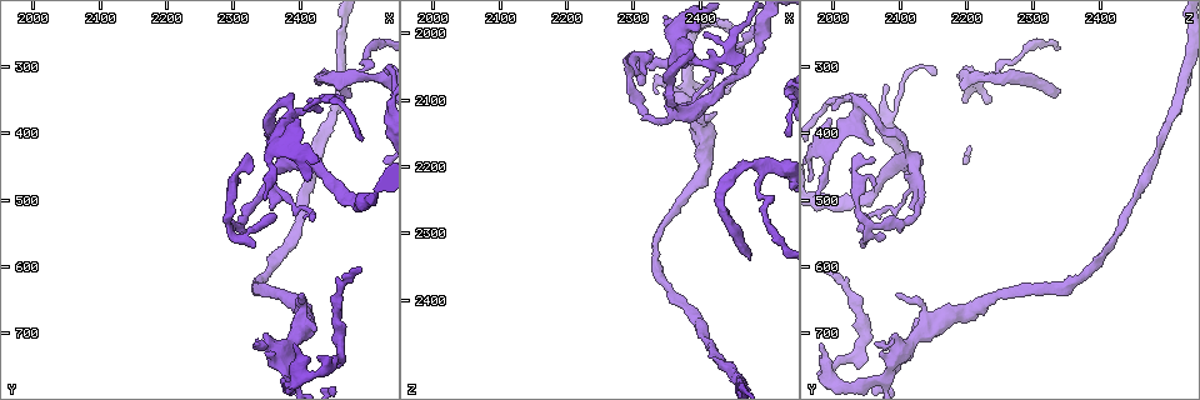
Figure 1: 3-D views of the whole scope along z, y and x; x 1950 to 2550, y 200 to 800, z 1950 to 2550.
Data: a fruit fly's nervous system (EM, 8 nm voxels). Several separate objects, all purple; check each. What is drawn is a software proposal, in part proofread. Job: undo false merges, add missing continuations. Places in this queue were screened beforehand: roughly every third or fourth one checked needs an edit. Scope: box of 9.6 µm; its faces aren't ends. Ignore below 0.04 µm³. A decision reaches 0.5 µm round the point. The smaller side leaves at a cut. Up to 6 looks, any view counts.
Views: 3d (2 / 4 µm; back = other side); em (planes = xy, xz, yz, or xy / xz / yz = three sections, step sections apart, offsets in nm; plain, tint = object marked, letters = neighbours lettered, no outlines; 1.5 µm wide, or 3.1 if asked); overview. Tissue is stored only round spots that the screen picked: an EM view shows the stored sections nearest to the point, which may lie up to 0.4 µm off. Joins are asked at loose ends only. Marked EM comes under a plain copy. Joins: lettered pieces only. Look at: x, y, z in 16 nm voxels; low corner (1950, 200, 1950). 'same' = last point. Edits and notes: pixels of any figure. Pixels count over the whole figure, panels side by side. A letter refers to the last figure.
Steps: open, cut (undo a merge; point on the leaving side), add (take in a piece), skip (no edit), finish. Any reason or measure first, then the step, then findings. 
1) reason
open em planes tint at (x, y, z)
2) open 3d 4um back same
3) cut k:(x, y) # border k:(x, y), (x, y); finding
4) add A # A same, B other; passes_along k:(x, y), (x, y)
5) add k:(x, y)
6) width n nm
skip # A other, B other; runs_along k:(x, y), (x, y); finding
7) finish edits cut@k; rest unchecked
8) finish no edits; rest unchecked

an open end
open 3d 4um at (2475, 335, 2340)

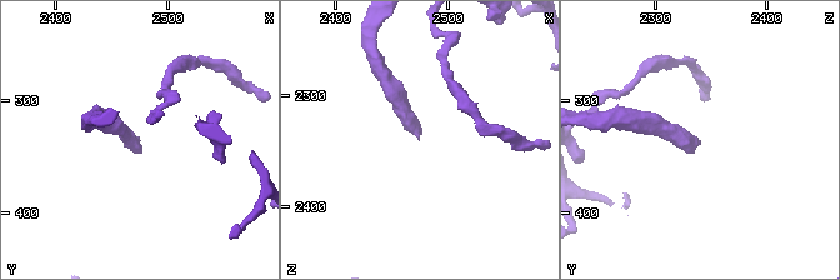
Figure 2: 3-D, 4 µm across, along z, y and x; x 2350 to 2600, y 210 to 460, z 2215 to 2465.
now the EM
open em planes tint at (2476, 334, 2338)

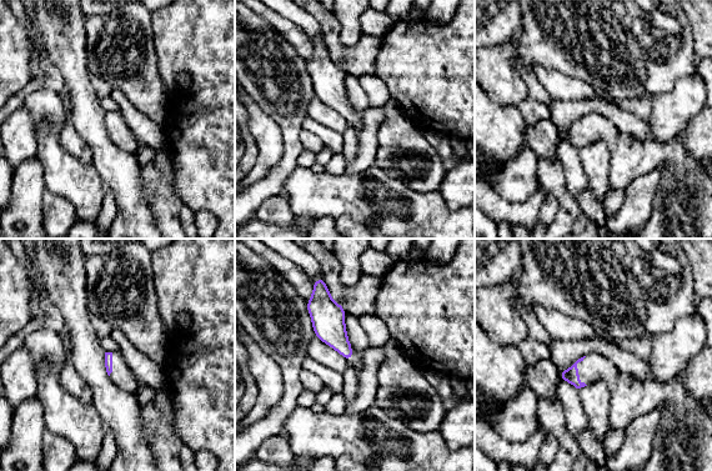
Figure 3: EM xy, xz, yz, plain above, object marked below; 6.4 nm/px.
open em planes letters same

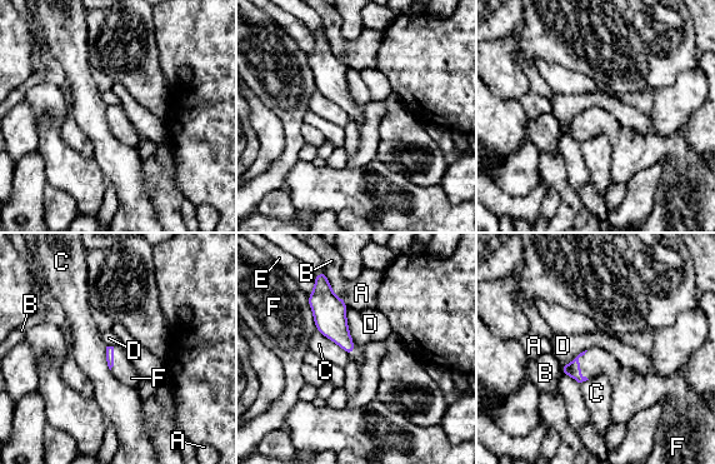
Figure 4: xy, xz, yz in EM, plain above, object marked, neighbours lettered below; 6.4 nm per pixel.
add F # A other, B other, C other, D other, E other, F same; the cell continues

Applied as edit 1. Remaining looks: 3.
arms part here
open 3d 2um at (2490, 315, 2200)

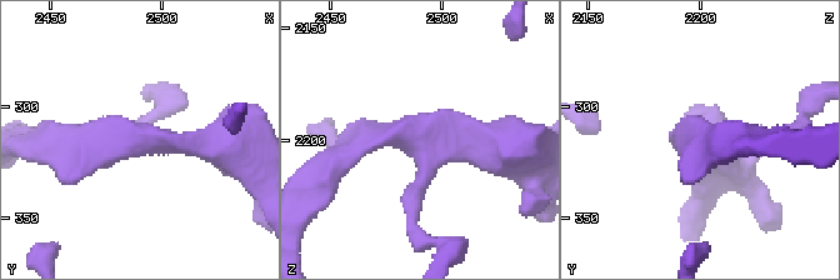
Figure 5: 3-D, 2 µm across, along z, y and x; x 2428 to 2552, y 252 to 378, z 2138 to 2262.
arms 3
open em yz step 4 letters at (2488, 315, 2200)

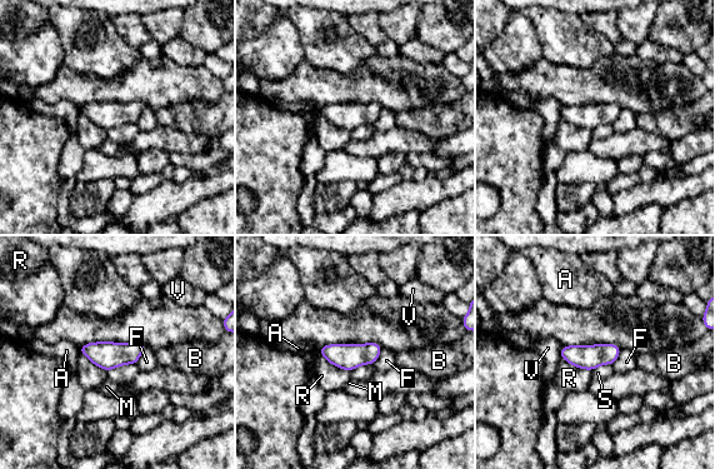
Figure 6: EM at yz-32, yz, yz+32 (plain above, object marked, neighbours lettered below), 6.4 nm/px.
skip # A other, B other, F other, M other, R other, S other, V other; border 6:(135, 363), (125, 363), (108, 372); continuous, no second cell

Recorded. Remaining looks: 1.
finish edits add@4; rest unchecked

